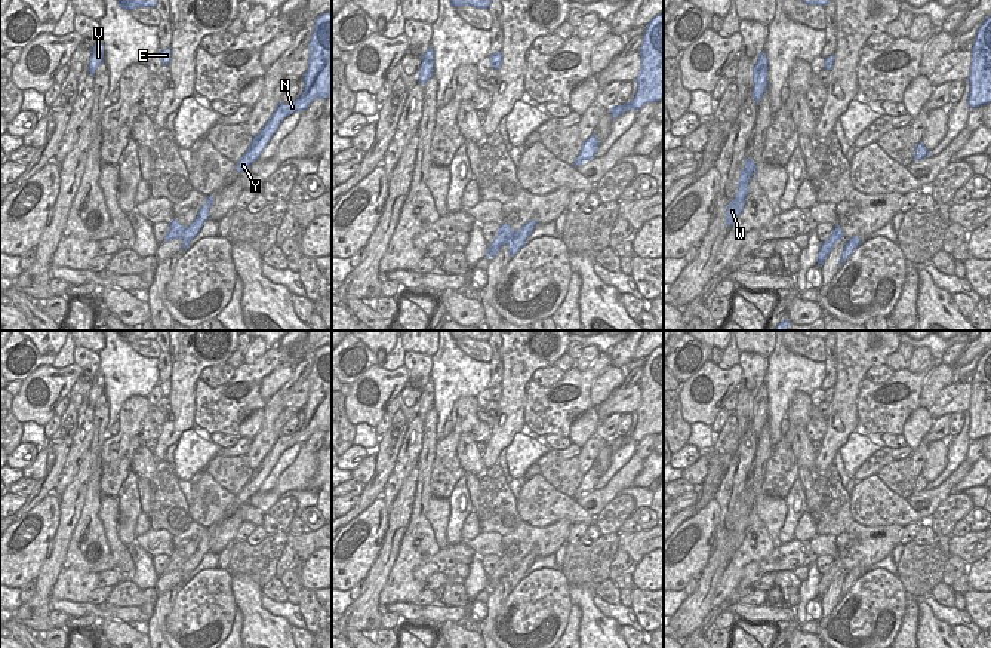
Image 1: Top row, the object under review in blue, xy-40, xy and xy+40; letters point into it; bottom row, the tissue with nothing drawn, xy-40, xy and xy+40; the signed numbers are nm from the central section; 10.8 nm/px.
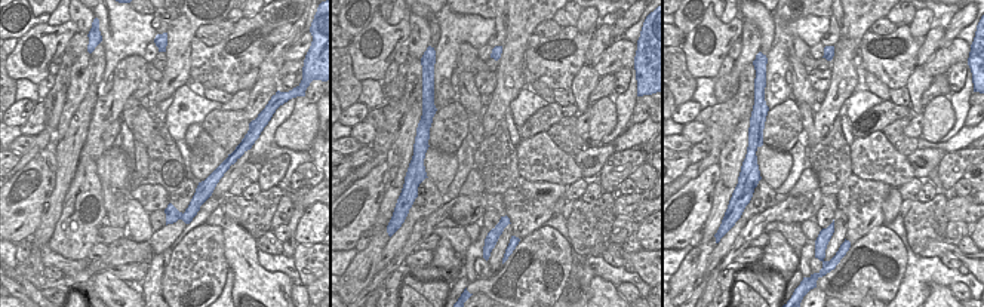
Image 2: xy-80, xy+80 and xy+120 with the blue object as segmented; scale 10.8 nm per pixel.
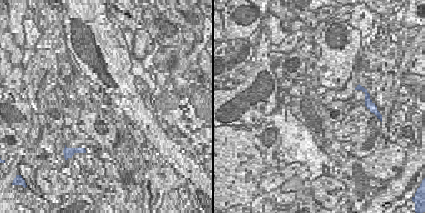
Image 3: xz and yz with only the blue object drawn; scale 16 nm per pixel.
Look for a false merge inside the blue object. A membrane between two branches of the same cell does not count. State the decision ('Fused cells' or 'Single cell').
Fused cells.

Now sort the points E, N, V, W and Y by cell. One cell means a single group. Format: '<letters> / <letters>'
E V W / N Y

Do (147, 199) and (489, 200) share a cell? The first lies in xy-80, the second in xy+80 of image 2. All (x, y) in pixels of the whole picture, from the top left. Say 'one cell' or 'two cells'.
one cell

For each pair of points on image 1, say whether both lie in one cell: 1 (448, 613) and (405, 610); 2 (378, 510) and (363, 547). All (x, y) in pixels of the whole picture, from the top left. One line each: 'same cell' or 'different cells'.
1: same cell
2: same cell

